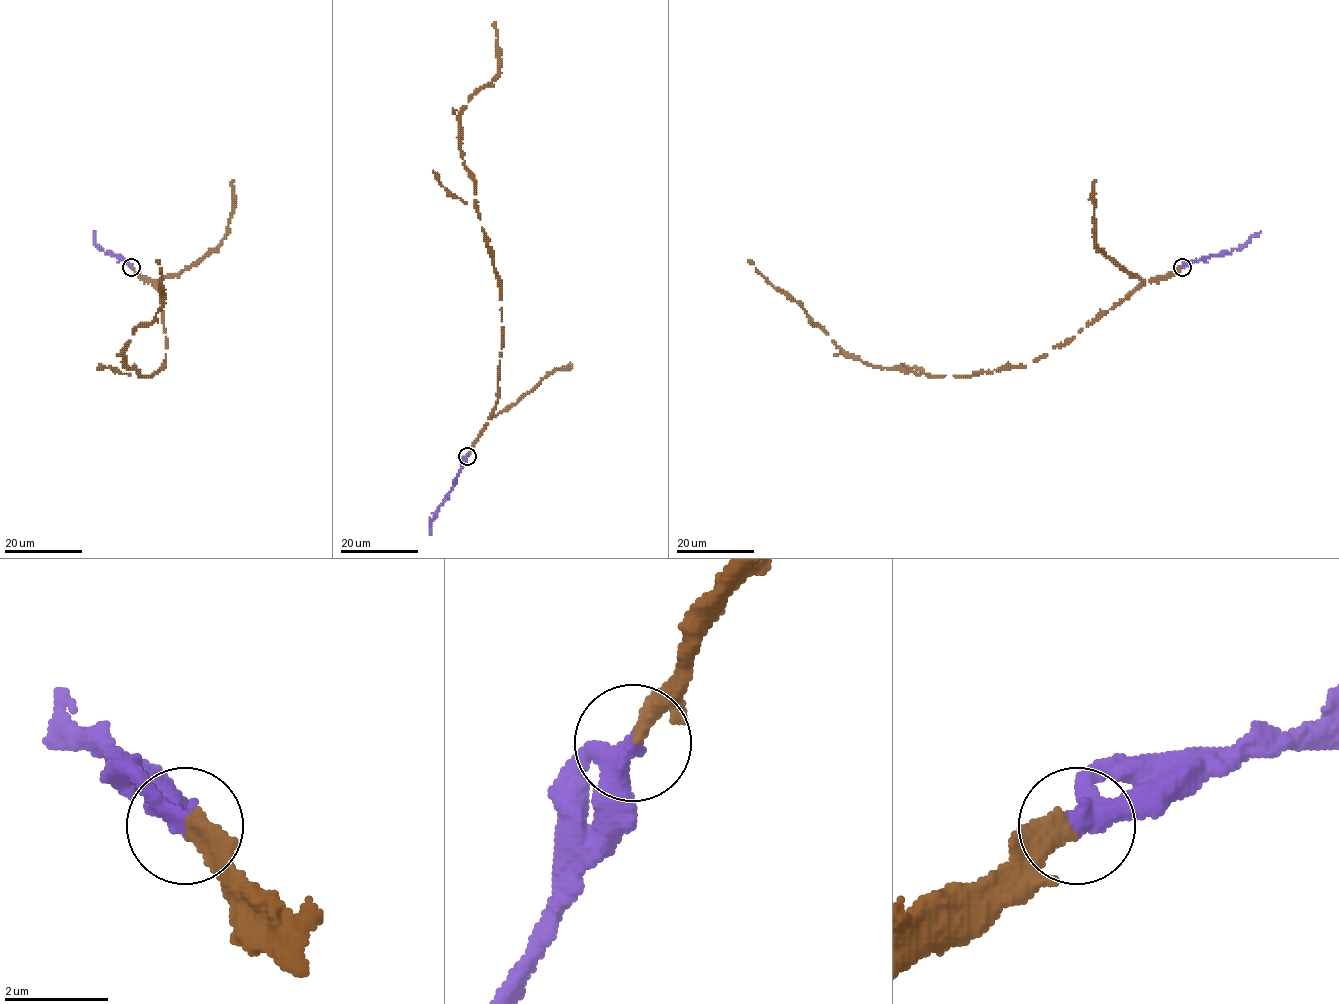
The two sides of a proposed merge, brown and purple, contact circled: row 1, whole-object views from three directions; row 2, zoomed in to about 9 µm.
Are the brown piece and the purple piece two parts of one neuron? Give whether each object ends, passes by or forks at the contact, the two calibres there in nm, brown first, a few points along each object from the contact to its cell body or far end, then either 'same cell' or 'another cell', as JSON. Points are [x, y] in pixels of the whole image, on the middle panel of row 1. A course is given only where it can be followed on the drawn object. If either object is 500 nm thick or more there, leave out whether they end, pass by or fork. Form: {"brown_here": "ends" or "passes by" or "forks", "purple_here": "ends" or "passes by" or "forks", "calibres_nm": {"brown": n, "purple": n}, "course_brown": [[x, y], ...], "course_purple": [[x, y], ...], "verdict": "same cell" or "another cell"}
{"brown_here": "ends", "purple_here": "passes by", "calibres_nm": {"brown": 360, "purple": 320}, "course_brown": [[467, 456], [496, 406], [502, 332], [500, 280], [475, 178], [462, 159], [459, 114], [499, 71], [493, 22]], "course_purple": [[467, 456], [456, 484], [431, 520], [431, 535]], "verdict": "same cell"}

